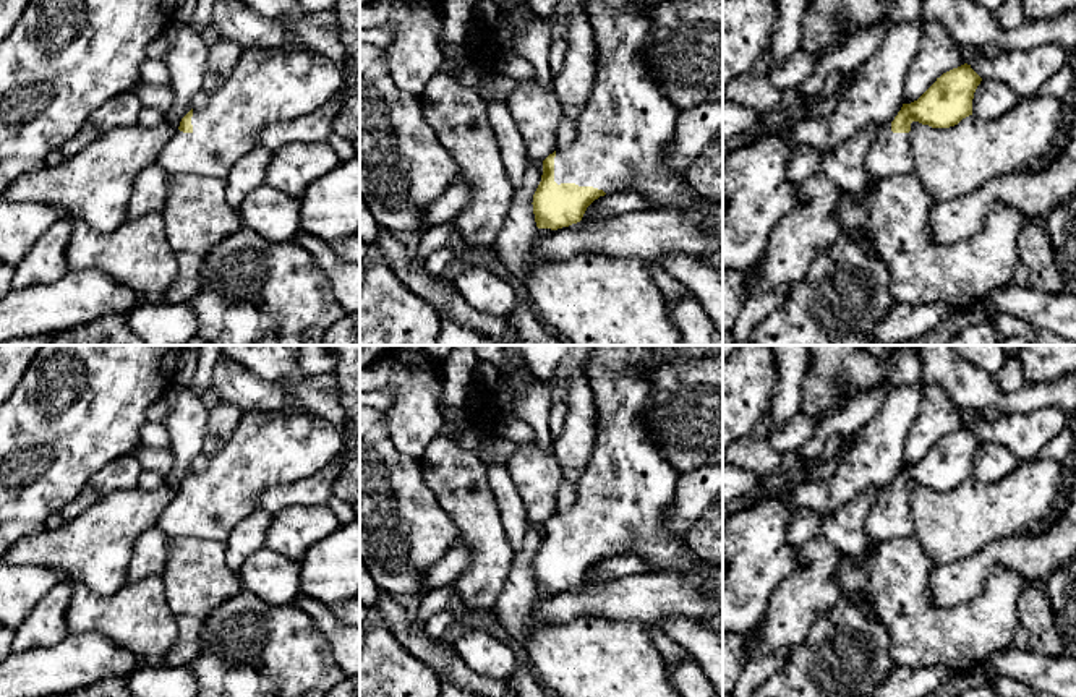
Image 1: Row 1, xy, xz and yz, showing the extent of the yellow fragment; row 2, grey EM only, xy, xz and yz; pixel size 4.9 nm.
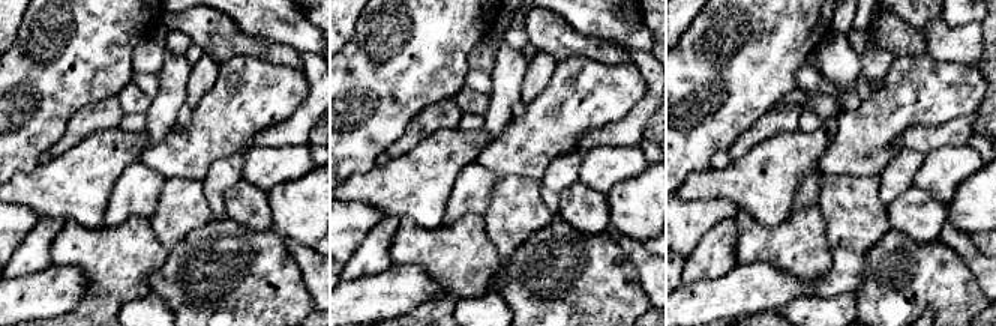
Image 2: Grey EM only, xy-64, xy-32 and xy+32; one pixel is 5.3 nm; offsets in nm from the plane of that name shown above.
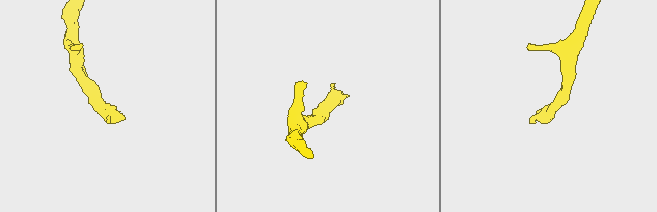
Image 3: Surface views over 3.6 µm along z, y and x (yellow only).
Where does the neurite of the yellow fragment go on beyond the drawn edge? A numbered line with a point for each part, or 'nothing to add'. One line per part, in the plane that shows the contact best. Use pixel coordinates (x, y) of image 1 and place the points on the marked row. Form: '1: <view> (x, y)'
1: xz (624, 133)

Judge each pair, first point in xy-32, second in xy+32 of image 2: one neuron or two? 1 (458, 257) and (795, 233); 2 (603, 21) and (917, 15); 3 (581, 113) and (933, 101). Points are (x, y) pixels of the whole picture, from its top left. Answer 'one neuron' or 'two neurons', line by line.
1: one neuron
2: one neuron
3: one neuron

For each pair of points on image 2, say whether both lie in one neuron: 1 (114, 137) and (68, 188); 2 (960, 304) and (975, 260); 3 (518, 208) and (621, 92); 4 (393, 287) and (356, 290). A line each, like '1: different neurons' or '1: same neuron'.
1: same neuron
2: different neurons
3: different neurons
4: same neuron

